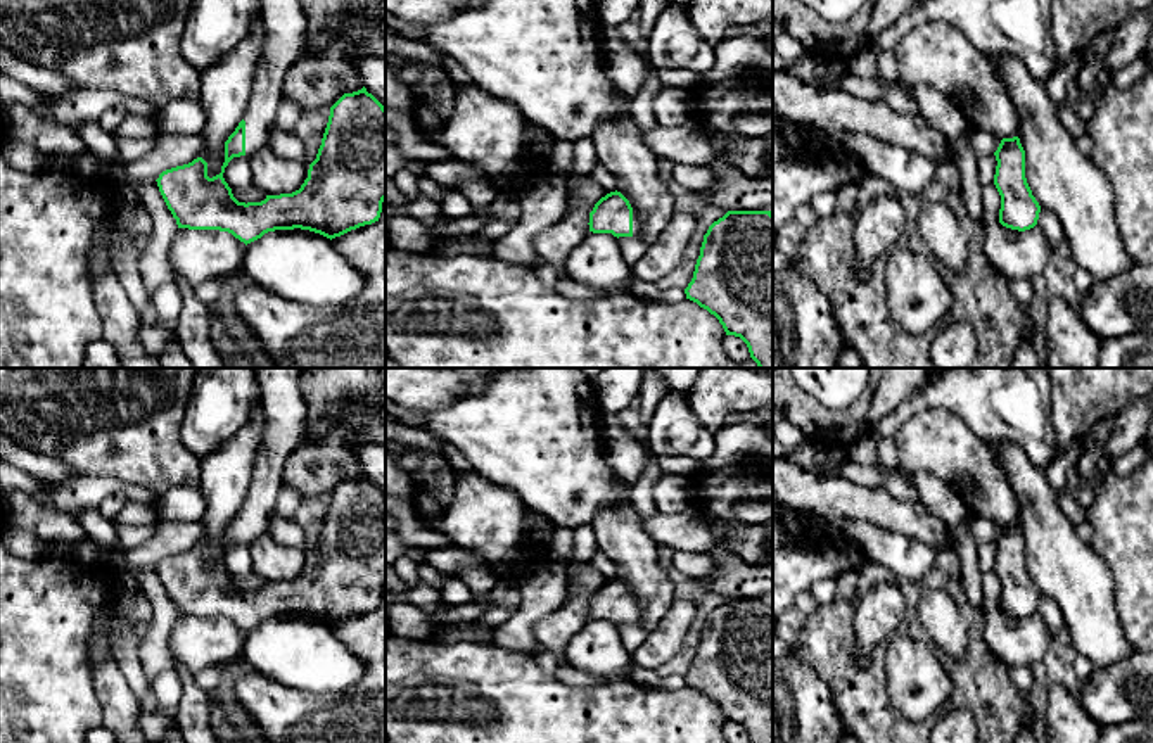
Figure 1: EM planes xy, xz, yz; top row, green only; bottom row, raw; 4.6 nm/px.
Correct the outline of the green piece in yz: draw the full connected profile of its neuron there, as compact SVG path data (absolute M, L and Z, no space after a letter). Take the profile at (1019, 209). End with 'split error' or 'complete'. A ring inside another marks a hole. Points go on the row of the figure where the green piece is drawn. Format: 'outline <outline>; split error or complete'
outline M1003 138L994 156L994 185L1001 195L999 223L1018 232L1034 228L1041 206L1025 178L1025 150L1020 138Z; complete

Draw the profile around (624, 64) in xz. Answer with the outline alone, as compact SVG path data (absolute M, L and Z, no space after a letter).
M602 24L600 40L603 43L603 69L607 78L633 98L643 86L647 74L647 57L636 41L626 40L619 28Z

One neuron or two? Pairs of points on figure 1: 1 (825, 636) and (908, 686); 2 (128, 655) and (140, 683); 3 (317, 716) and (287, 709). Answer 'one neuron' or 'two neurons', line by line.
1: two neurons
2: one neuron
3: one neuron

